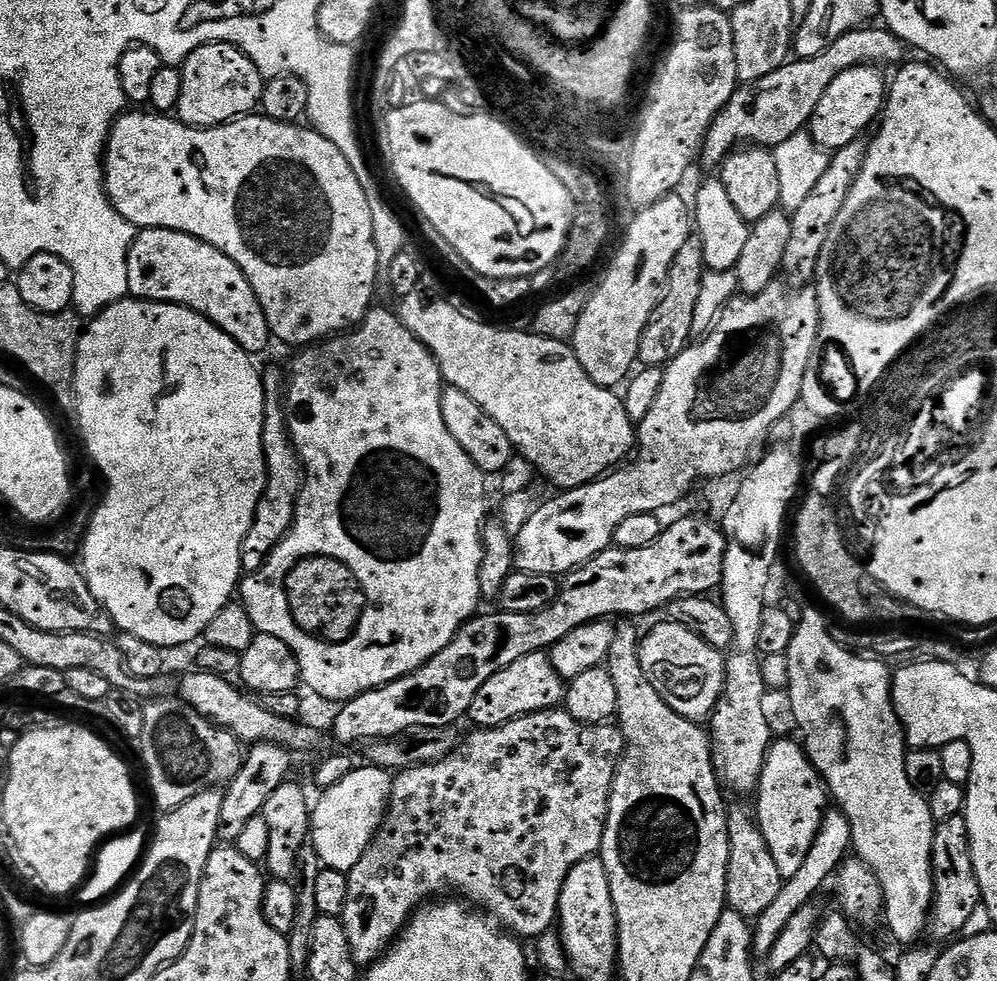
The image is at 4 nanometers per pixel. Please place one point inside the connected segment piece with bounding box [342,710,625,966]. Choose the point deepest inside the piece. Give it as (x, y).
(502, 822)

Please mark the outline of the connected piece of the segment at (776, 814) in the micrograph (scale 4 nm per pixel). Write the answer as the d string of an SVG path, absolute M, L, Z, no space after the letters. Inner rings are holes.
M777 739L768 749L754 799L756 822L760 825L762 838L766 838L770 855L778 865L778 874L784 881L794 878L806 863L806 854L810 854L810 846L814 846L814 838L818 838L818 826L822 826L822 818L830 804L820 773L808 761L808 753L797 741L795 744L792 740Z

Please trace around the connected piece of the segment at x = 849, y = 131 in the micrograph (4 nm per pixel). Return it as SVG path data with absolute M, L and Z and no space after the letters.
M863 64L857 68L846 70L830 82L826 94L822 94L822 102L814 110L812 119L806 128L818 149L831 154L842 146L850 146L850 142L861 139L864 131L872 122L877 121L886 103L886 76L879 67Z

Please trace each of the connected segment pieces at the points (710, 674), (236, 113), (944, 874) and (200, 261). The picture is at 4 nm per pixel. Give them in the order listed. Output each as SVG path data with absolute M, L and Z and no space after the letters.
M663 622L643 633L640 661L650 686L662 694L666 706L687 720L704 722L712 715L724 689L725 653L710 646L701 636L686 630L686 626Z
M203 44L195 48L186 57L180 68L182 92L176 103L175 115L181 124L189 124L191 128L217 128L220 124L229 124L232 120L241 119L255 113L260 106L265 76L250 62L244 52L238 51L232 44Z
M963 816L939 821L932 847L932 915L927 935L943 942L959 937L962 926L966 926L981 903L978 878L974 874L974 858L970 854L970 834Z
M165 228L139 229L128 248L128 290L135 299L177 304L205 316L246 353L257 354L273 339L246 274L222 250L190 234Z

